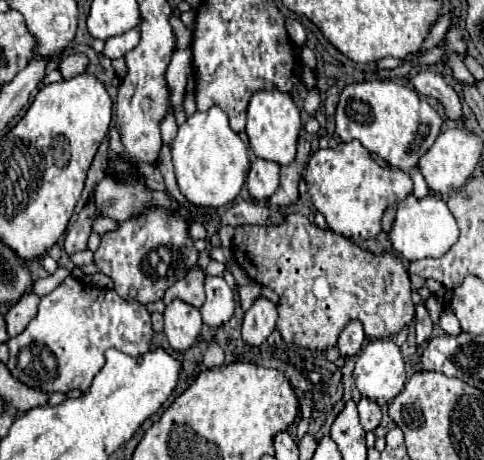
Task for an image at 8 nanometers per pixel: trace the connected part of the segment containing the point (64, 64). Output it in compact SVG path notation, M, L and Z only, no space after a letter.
M76 52L76 54L66 56L66 58L60 62L60 72L62 72L62 76L68 80L68 78L74 78L74 76L86 72L88 64L90 64L88 56L82 54L82 52Z

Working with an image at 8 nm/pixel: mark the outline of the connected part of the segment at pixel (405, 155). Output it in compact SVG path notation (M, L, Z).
M392 80L350 84L342 90L336 108L336 134L342 142L358 140L368 152L378 154L390 166L404 172L418 166L420 156L430 150L440 134L440 128L442 116L426 100L422 100L414 88L400 86Z

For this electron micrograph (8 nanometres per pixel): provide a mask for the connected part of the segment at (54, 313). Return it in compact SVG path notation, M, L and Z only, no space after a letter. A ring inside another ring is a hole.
M68 276L54 292L46 294L38 306L36 318L26 326L26 330L14 338L10 338L6 344L10 348L10 358L6 362L10 374L20 380L22 384L52 394L52 392L68 392L74 388L88 390L94 376L102 370L104 364L104 350L110 346L116 346L118 350L126 354L142 354L146 348L150 348L152 338L152 324L150 324L150 312L144 304L118 296L114 290L100 290L88 284L78 282L76 278Z

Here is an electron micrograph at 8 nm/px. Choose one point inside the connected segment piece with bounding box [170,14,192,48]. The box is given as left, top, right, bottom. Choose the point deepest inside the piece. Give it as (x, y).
(184, 36)

